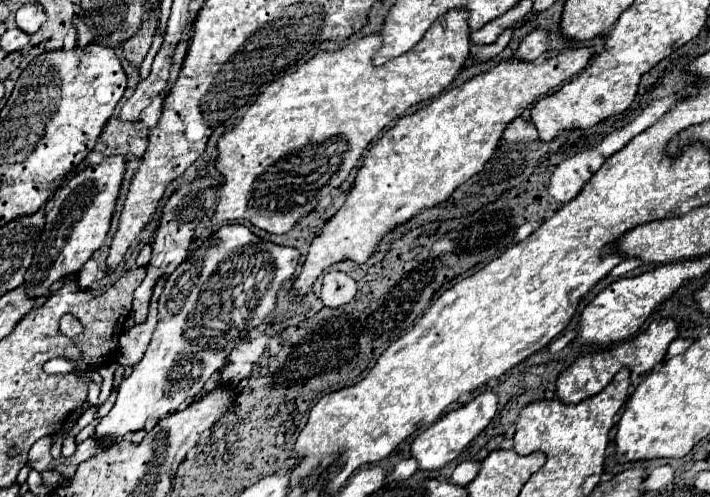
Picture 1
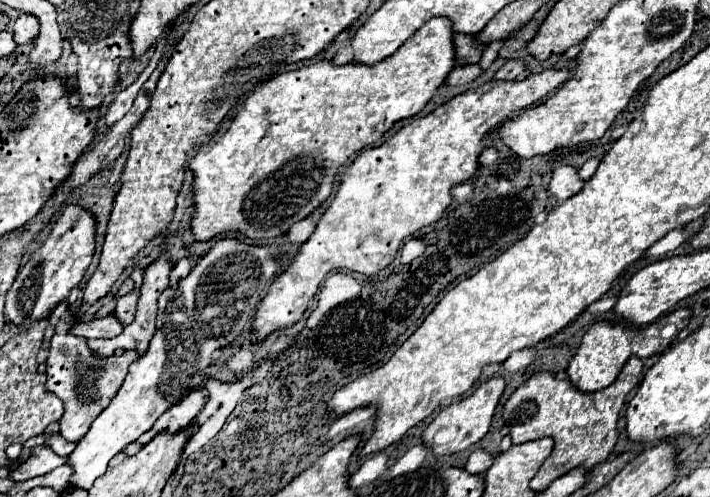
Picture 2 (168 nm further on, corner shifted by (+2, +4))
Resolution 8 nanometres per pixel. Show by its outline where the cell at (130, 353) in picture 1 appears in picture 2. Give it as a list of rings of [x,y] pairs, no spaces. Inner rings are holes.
[[[69,321],[65,327],[59,327],[57,323],[55,335],[51,339],[51,351],[47,357],[47,391],[55,393],[65,405],[65,413],[59,419],[61,435],[67,441],[81,441],[83,435],[89,431],[91,423],[95,421],[95,417],[111,403],[111,399],[119,391],[129,365],[139,357],[139,353],[127,349],[123,351],[123,355],[111,357],[107,363],[97,363],[97,357],[87,347],[87,339],[73,337],[67,333],[67,329]]]

